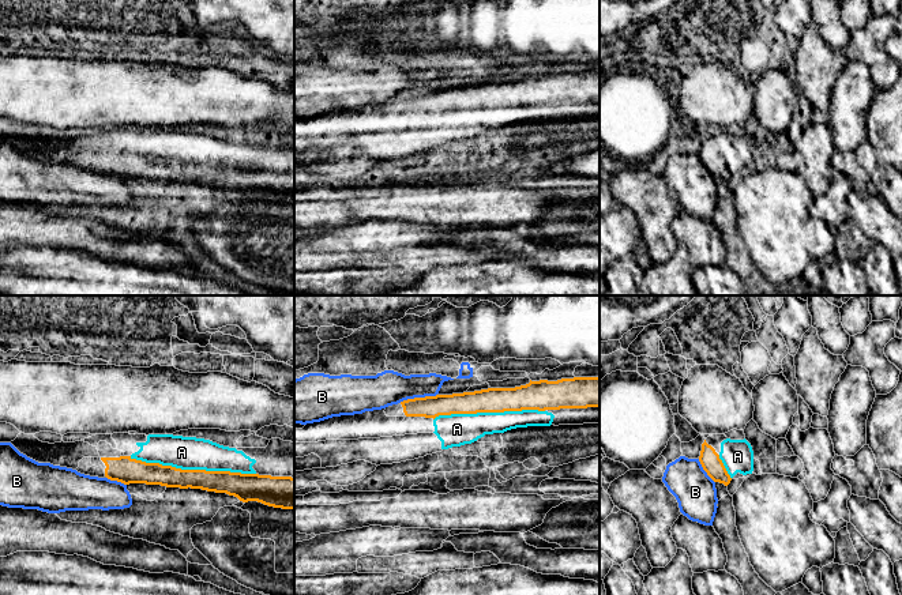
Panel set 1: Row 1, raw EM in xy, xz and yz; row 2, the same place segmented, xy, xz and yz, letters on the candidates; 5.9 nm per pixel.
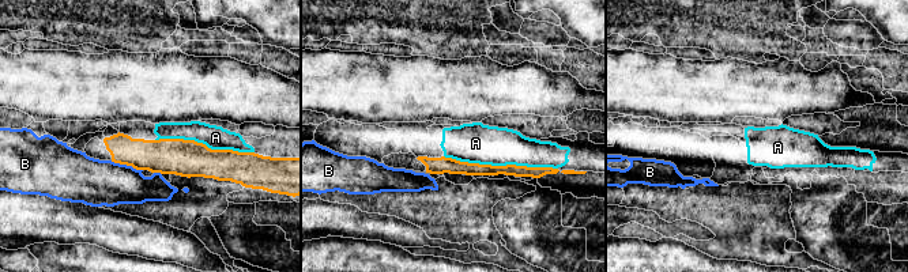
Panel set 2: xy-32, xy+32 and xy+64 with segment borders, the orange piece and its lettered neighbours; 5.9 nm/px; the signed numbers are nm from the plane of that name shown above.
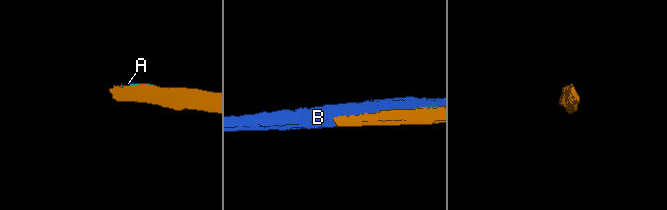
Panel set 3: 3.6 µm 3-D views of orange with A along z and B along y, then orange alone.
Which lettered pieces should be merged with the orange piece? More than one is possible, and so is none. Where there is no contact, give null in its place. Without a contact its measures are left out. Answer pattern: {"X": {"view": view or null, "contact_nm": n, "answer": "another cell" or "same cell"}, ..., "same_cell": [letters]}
{"A": {"view": "xy", "contact_nm": 750, "answer": "same cell"}, "B": {"view": "xz", "contact_nm": 220, "answer": "another cell"}, "same_cell": ["A"]}

